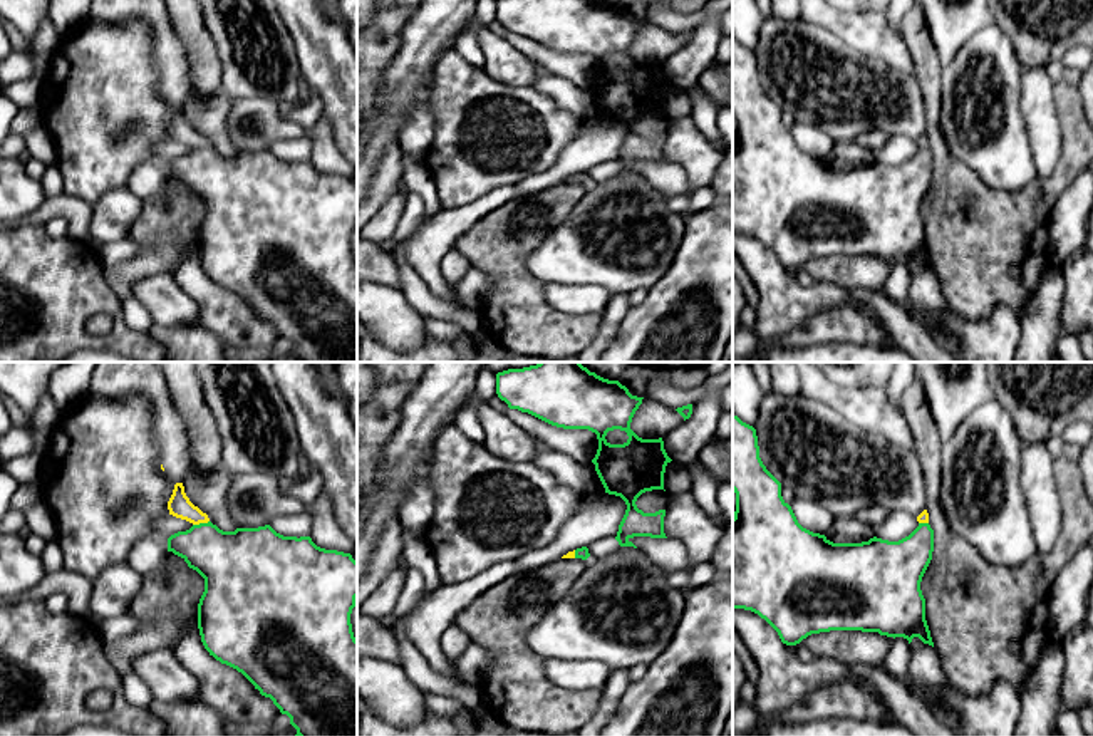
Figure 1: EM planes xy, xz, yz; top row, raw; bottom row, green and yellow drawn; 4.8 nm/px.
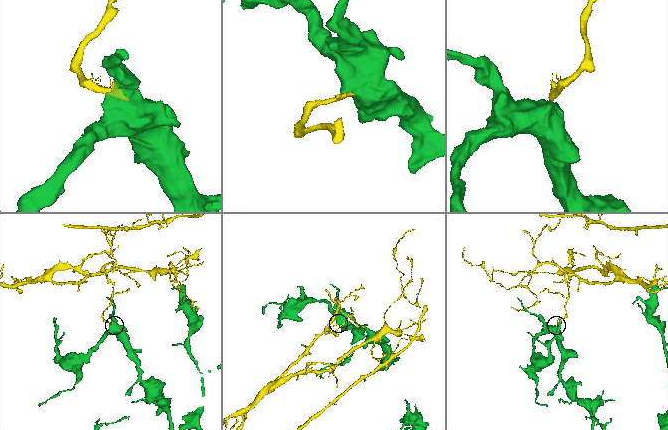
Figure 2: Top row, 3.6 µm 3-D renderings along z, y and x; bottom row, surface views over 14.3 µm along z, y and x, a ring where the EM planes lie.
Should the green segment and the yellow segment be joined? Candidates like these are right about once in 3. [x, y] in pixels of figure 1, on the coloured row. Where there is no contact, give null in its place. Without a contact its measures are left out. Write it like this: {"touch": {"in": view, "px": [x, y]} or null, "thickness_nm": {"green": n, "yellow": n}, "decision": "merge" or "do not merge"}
{"touch": {"in": "xy", "px": [200, 523]}, "thickness_nm": {"green": 320, "yellow": 110}, "decision": "do not merge"}

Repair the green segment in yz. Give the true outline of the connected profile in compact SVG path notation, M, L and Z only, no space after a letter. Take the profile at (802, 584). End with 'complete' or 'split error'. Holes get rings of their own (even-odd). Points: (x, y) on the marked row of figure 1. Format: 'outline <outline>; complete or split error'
outline M733 414L733 609L764 619L786 645L830 630L878 632L887 637L919 637L934 647L925 620L922 577L932 560L934 530L919 526L899 542L870 538L833 543L803 528L781 496L781 483L759 458L756 429Z; complete

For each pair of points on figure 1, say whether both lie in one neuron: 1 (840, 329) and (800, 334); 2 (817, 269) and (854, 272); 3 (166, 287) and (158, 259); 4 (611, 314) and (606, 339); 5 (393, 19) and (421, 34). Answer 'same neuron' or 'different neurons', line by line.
1: same neuron
2: same neuron
3: different neurons
4: same neuron
5: different neurons

